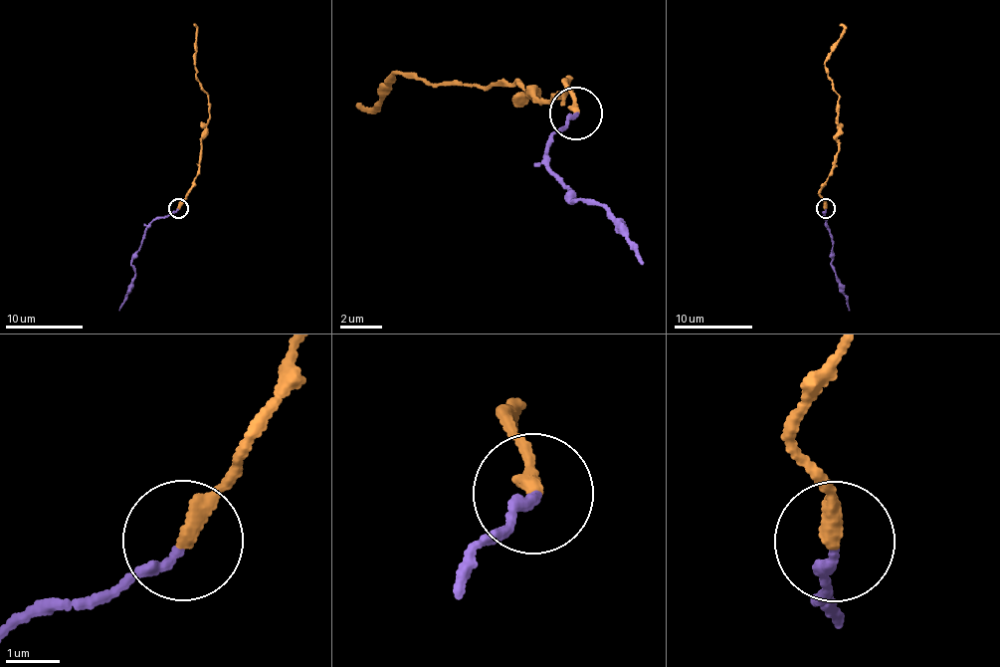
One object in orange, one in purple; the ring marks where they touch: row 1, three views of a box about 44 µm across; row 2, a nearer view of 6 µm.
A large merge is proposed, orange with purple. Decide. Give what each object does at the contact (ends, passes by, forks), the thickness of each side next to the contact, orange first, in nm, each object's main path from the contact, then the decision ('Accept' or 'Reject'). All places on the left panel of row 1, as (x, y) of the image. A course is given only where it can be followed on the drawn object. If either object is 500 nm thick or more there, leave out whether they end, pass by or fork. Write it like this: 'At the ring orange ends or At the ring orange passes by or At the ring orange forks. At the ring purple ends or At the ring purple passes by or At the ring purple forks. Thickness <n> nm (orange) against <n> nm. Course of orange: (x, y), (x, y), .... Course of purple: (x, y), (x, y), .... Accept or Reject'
At the ring orange ends. At the ring purple ends. Thickness 320 nm (orange) against 190 nm. Course of orange: (178, 207), (197, 174), (201, 137), (210, 115), (207, 94), (196, 75), (198, 34), (194, 24). Course of purple: (178, 209), (158, 217), (146, 229), (130, 266), (135, 275), (119, 310). Accept

